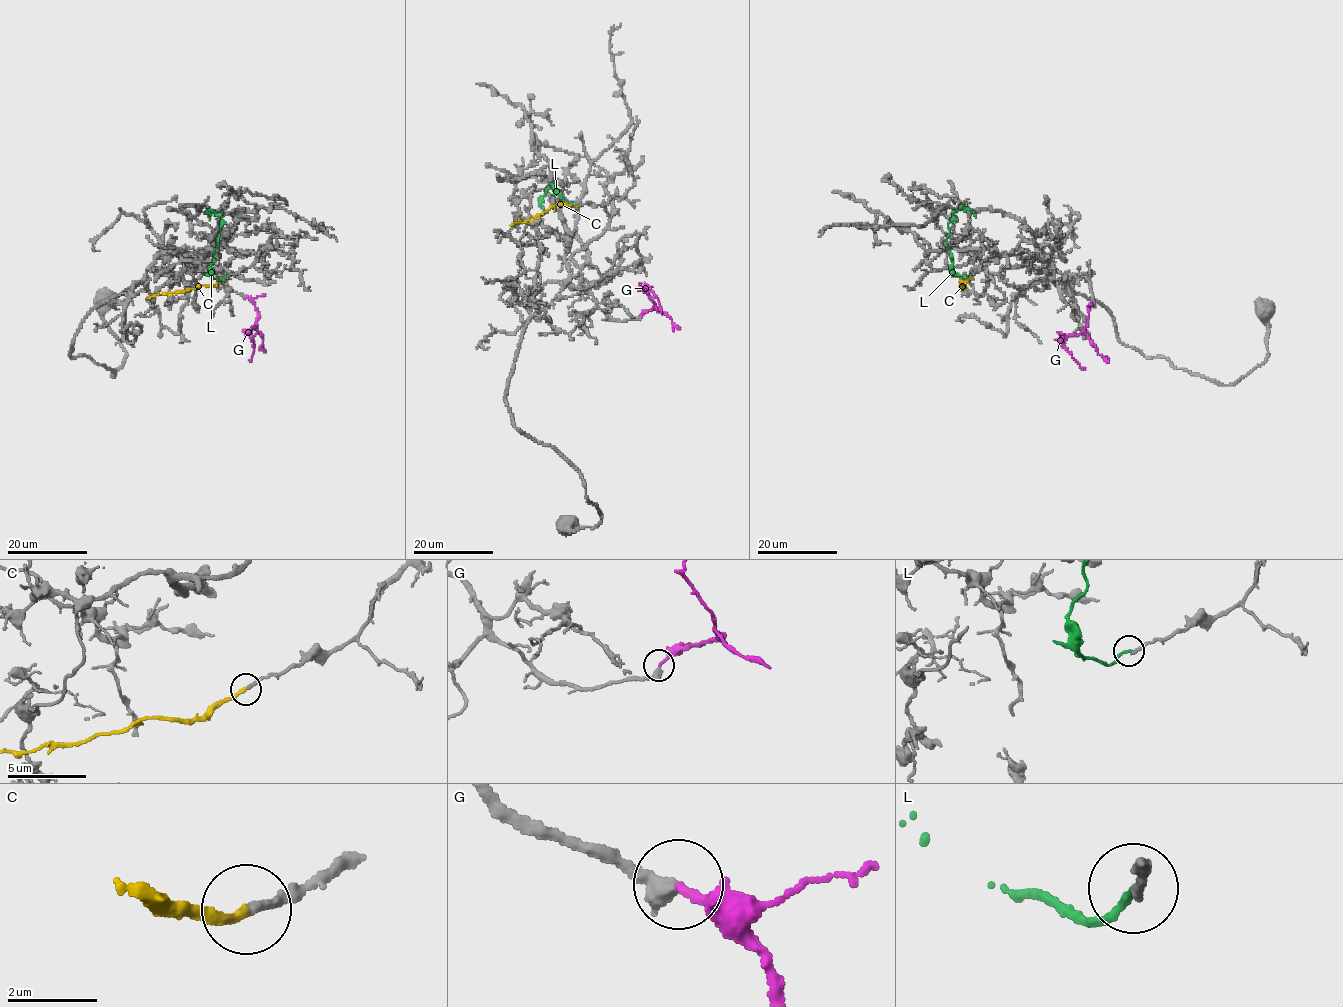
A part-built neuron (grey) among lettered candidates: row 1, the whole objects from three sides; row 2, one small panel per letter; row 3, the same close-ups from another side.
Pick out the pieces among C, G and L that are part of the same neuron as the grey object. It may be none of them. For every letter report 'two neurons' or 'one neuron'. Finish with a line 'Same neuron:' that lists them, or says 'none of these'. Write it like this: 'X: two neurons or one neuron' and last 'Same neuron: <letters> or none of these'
C: one neuron
G: one neuron
L: two neurons
Same neuron: C, G

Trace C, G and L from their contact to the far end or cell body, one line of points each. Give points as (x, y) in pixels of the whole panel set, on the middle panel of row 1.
C: (578, 207), (558, 203), (530, 220), (510, 224)
G: (640, 315), (656, 308), (644, 287), (656, 296), (661, 311)
L: (577, 206), (554, 193), (557, 191), (550, 183), (552, 186), (540, 198), (541, 206), (548, 213)

